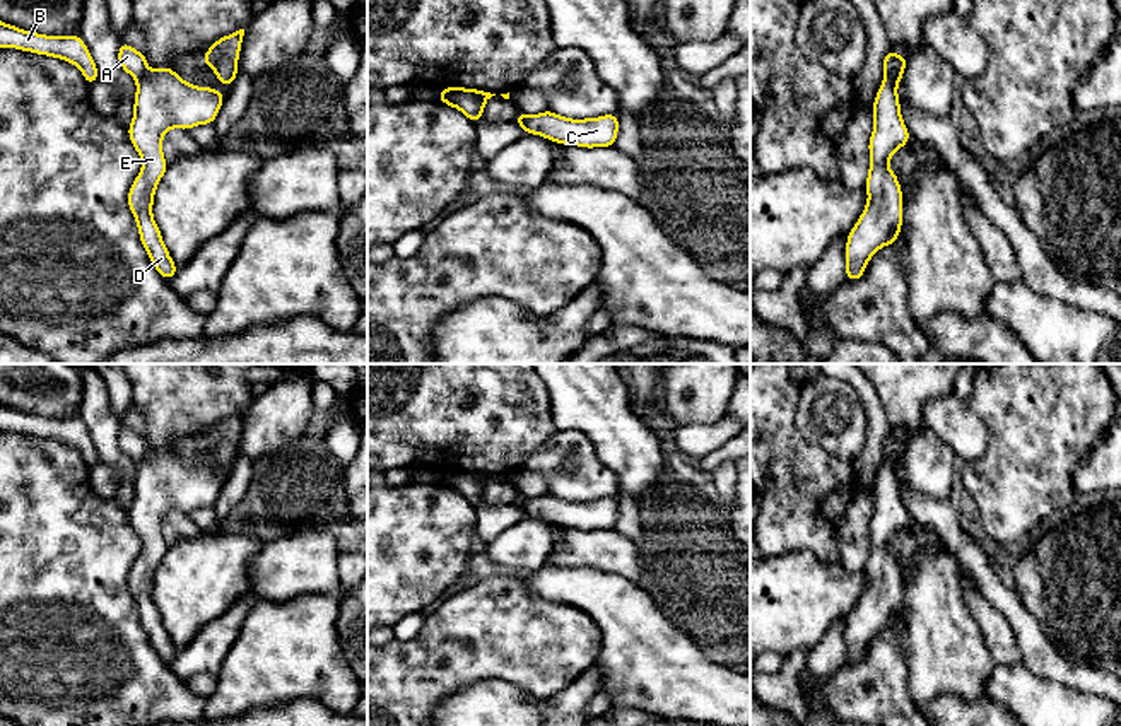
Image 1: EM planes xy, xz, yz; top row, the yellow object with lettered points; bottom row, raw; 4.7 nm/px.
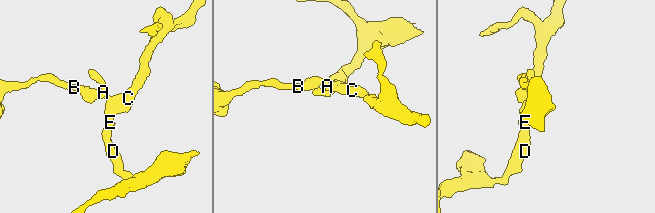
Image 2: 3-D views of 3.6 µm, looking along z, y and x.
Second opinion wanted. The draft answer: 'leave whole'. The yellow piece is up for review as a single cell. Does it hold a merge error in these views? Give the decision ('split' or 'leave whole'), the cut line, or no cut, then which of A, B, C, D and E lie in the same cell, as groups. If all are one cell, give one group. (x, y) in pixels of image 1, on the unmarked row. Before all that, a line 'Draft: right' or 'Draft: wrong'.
Draft: wrong
split | yz (901, 458), (886, 460) | A B / C D E

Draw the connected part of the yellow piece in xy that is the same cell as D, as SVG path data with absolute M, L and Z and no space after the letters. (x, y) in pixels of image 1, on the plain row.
M169 449L152 451L137 463L128 519L142 542L142 553L130 569L128 589L150 646L167 665L179 651L171 642L152 600L154 576L169 548L162 538L162 519L171 511L212 507L224 482L226 478L214 470L185 465Z

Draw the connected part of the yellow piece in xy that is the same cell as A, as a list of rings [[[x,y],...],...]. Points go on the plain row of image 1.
[[[128,425],[120,427],[118,446],[135,463],[140,463],[145,458],[145,453],[149,449],[149,444],[144,439],[144,436],[137,434]]]

